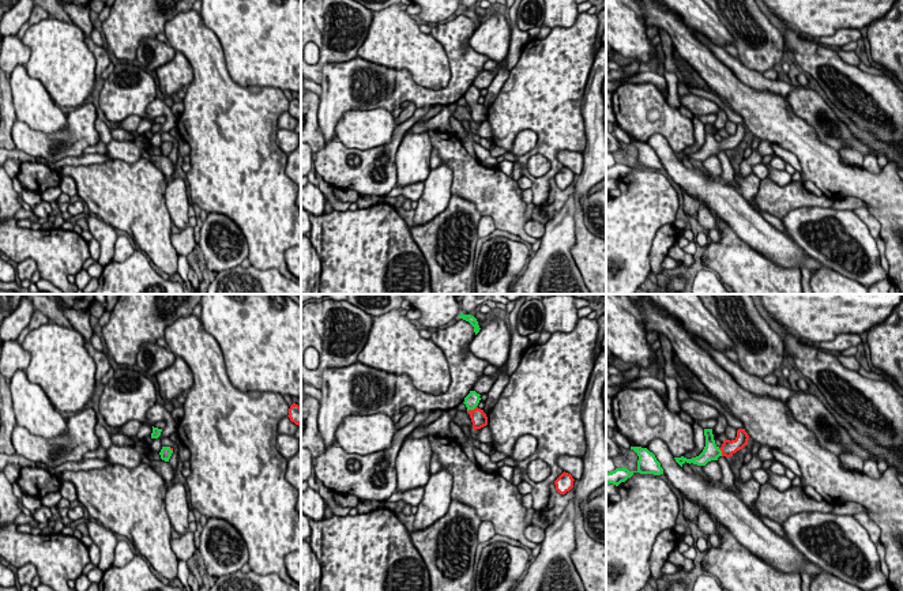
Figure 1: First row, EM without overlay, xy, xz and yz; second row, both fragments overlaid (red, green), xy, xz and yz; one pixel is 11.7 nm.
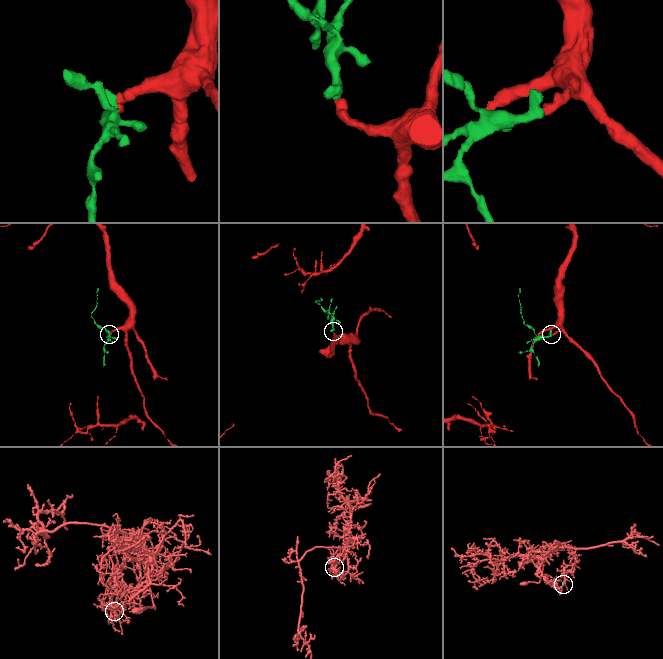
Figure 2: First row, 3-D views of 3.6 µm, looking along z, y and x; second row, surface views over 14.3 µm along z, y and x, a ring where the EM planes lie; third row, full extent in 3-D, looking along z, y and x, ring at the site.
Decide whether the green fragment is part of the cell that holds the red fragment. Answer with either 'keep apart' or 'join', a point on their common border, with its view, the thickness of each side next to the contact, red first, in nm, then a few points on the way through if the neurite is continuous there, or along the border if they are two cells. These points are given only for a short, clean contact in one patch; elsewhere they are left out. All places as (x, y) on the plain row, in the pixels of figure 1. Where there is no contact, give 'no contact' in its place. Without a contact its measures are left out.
join; meets red in xz at (471, 105); 190 nm thick on the red side, 170 nm on the other; runs through xz (478, 113), (471, 105), (471, 96)

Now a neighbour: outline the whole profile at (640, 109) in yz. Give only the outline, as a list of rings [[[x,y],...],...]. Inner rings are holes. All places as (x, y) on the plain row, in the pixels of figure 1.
[[[622,83],[612,93],[612,101],[617,125],[636,142],[647,143],[652,135],[661,133],[674,153],[695,143],[693,121],[682,116],[680,109],[671,108],[654,83]]]

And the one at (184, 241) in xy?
[[[191,226],[180,230],[177,234],[172,234],[170,240],[177,253],[185,257],[193,251],[196,245],[193,227]]]

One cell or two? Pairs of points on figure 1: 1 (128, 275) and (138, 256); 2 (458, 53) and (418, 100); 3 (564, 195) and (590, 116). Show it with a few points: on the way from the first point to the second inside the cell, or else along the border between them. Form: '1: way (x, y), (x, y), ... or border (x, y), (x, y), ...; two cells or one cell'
1: way (132, 271), (138, 260); one cell
2: way (458, 70), (458, 82), (443, 97), (435, 97); one cell
3: border (575, 184), (575, 192), (556, 214); two cells

